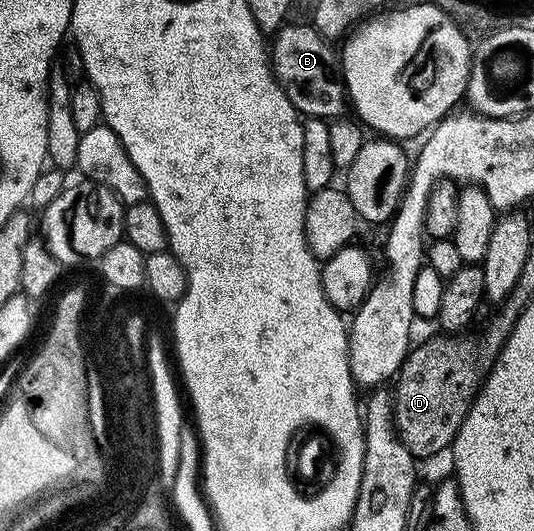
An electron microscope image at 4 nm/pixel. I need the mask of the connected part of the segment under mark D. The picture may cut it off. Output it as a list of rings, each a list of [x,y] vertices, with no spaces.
[[[440,335],[425,341],[422,345],[414,344],[405,357],[401,369],[395,374],[395,384],[392,386],[393,427],[397,437],[406,447],[413,450],[414,457],[424,459],[433,457],[450,448],[457,438],[463,419],[473,406],[473,399],[483,384],[483,370],[486,368],[485,357],[481,354],[481,345],[472,341],[469,335]]]

